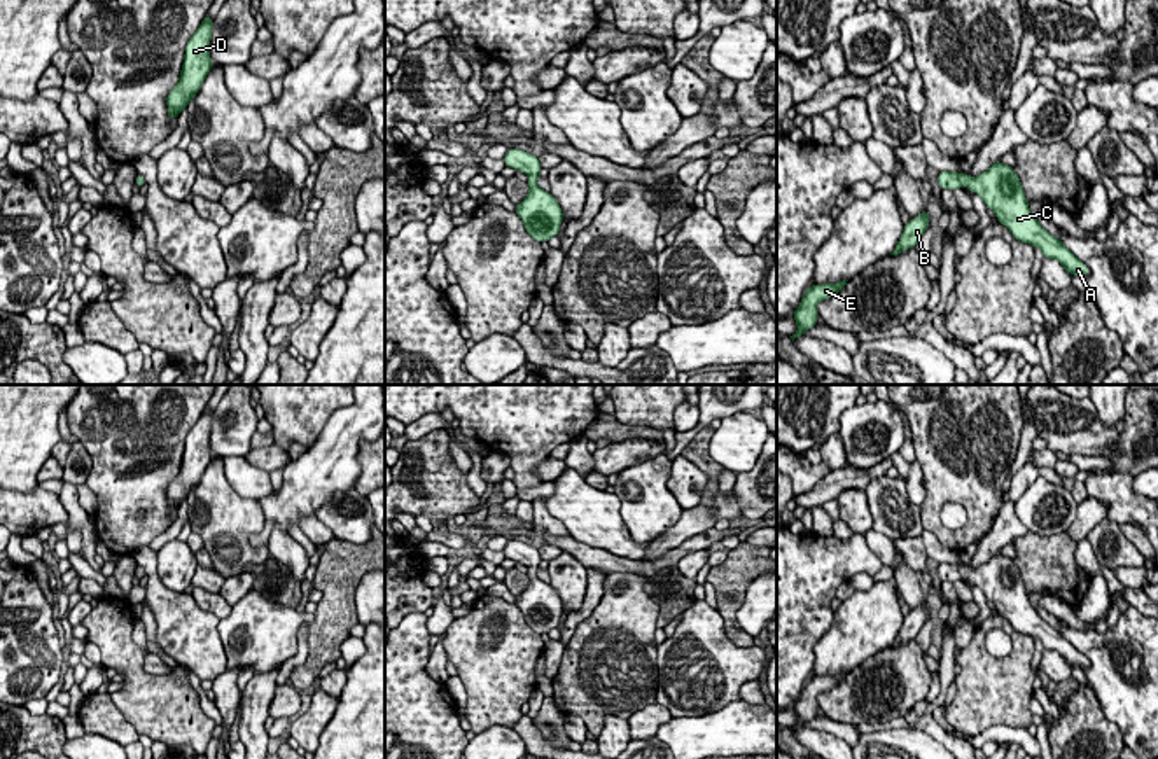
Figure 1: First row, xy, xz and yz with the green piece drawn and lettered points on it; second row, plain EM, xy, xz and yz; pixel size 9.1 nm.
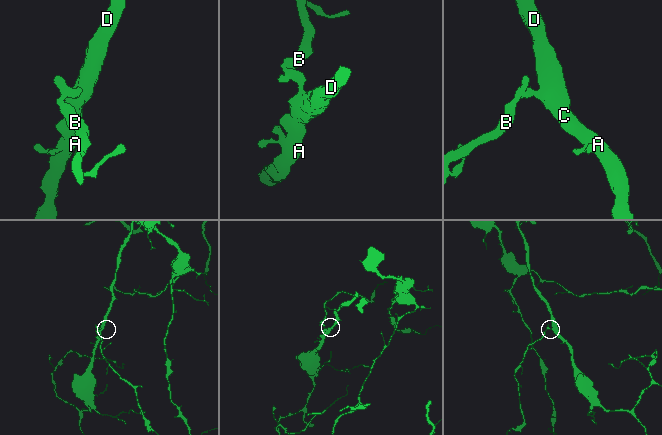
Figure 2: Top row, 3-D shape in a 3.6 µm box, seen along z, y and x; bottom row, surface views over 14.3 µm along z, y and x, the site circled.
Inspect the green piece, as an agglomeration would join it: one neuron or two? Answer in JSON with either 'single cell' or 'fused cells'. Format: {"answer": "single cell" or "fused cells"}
{"answer": "single cell"}

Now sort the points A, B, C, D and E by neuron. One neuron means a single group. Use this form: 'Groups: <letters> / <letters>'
Groups: A B C D E

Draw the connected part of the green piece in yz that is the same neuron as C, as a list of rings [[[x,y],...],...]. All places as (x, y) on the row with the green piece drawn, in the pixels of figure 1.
[[[999,159],[978,177],[957,171],[939,171],[938,184],[941,189],[960,189],[966,185],[976,192],[987,208],[990,208],[999,224],[1006,226],[1015,240],[1039,247],[1043,257],[1058,261],[1069,275],[1085,276],[1090,269],[1041,222],[1030,213],[1020,177],[1013,166]]]

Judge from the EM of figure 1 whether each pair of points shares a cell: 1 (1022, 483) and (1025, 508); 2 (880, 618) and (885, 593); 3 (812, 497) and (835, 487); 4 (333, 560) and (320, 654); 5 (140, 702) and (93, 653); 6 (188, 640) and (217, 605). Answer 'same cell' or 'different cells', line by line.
1: different cells
2: same cell
3: same cell
4: same cell
5: different cells
6: different cells

